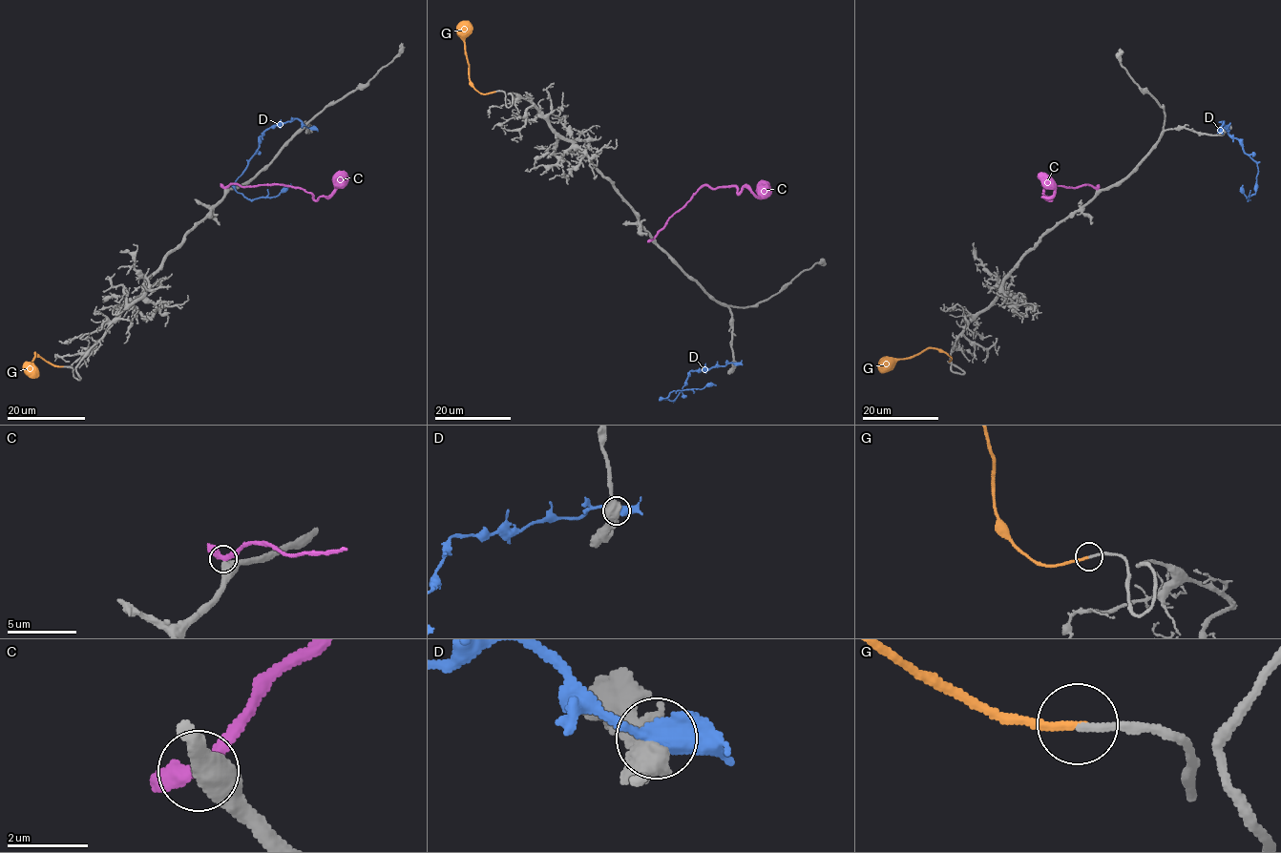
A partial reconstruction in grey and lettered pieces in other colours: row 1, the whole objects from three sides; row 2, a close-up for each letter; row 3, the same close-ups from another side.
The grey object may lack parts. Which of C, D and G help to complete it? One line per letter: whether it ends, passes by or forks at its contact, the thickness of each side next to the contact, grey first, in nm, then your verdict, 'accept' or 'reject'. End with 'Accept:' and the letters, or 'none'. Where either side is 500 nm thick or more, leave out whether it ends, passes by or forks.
C: 600 nm thick on the grey side, 360 nm on the other; reject
D: it passes by; 480 nm thick on the grey side, 460 nm on the other; reject
G: it ends there; 190 nm thick on the grey side, 200 nm on the other; accept
Accept: G

